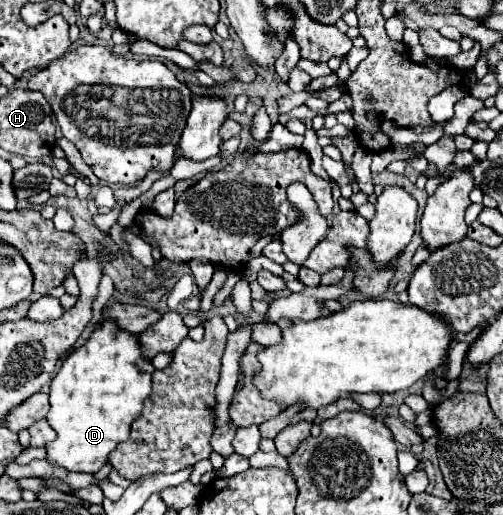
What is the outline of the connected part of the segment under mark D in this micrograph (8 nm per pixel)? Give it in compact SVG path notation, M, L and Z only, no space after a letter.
M105 321L97 325L91 339L77 349L73 355L63 359L61 369L57 371L55 379L51 381L49 389L49 403L51 409L47 413L47 423L55 429L57 439L45 445L47 461L55 467L63 467L67 471L77 473L97 473L105 463L109 453L121 443L129 439L129 429L133 419L143 411L143 401L151 393L151 375L153 365L141 355L139 339L131 333L121 333L113 321Z

